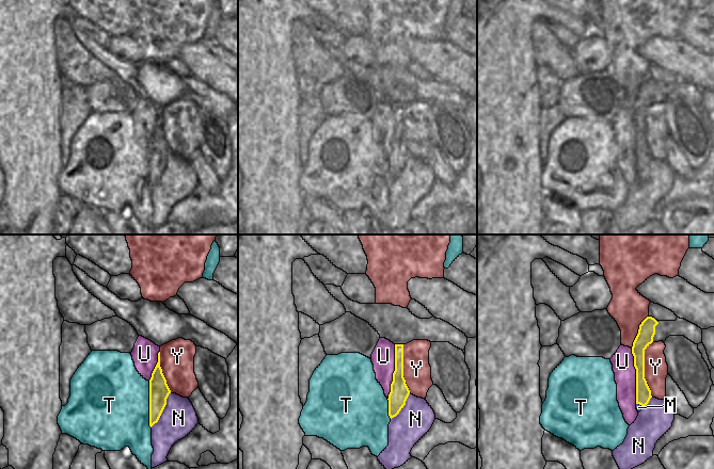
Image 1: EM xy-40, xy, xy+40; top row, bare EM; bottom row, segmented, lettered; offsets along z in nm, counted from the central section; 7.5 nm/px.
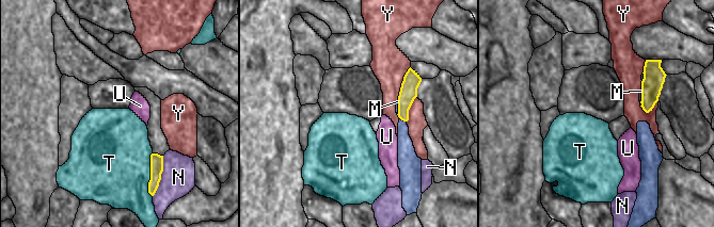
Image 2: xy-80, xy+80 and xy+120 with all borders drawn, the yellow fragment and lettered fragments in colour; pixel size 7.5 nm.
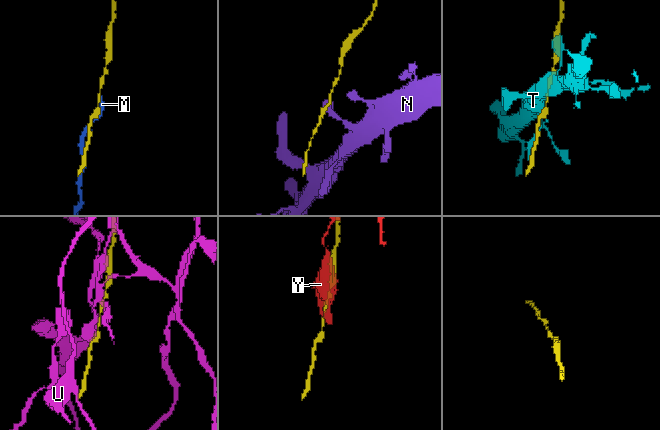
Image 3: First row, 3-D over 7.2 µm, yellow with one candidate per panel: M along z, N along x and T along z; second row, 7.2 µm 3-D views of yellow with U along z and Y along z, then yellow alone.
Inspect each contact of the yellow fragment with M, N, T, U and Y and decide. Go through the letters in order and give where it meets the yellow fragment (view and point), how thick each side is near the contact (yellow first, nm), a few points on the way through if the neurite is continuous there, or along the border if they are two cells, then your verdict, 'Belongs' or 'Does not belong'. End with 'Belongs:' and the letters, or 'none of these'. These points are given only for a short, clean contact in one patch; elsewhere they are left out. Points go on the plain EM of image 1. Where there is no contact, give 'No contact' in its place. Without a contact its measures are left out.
M: Touches yellow at xy+40 (640, 165). Thickness 110 nm (yellow) against 50 nm. Does not belong
N: Touches yellow at xy-40 (162, 172). Thickness 150 nm (yellow) against 260 nm. Does not belong
T: Touches yellow at xy-40 (149, 165). Thickness 150 nm (yellow) against 500 nm. Does not belong
U: Touches yellow at xy+40 (636, 138). Thickness 110 nm (yellow) against 170 nm. Does not belong
Y: Touches yellow at xy+40 (644, 130). Thickness 130 nm (yellow) against 180 nm. Does not belong
Belongs: none of these.

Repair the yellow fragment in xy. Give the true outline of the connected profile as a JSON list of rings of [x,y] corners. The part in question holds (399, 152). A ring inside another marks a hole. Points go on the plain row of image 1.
[[[395,106],[395,132],[388,156],[388,177],[396,178],[406,166],[410,151],[403,139],[403,106]]]

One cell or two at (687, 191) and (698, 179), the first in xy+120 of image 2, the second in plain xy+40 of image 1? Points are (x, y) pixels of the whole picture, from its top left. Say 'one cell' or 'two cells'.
two cells

